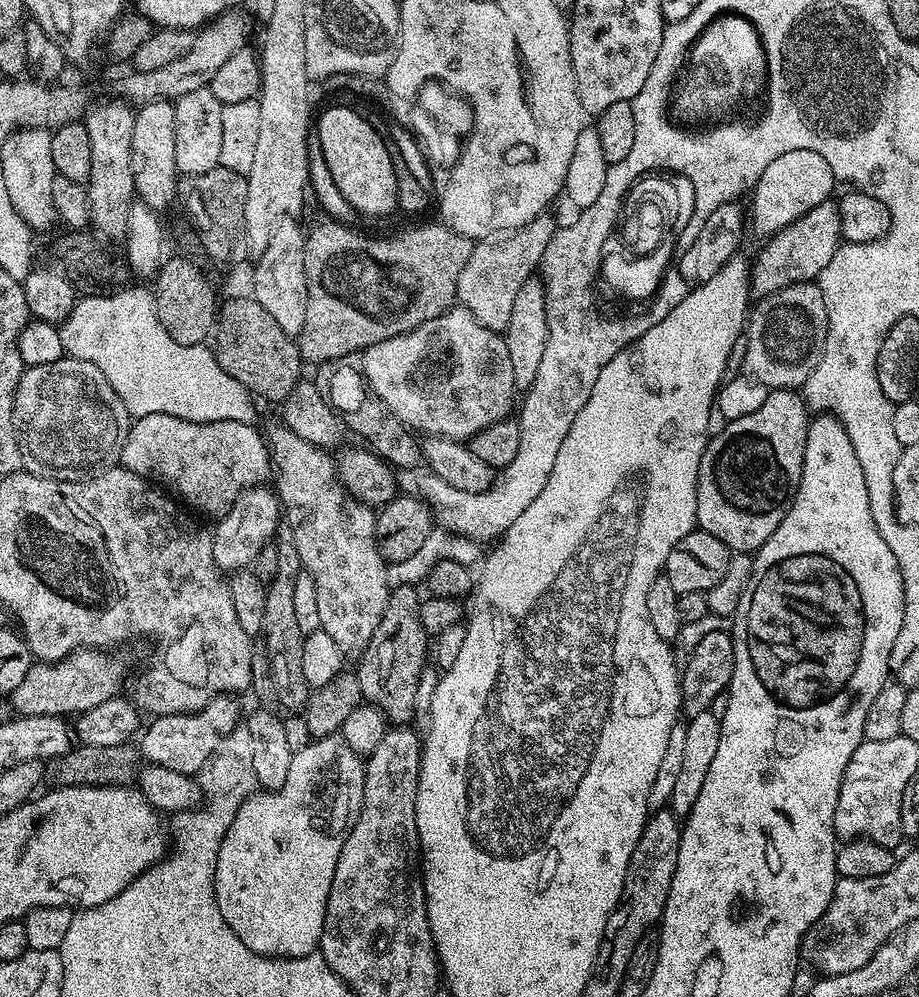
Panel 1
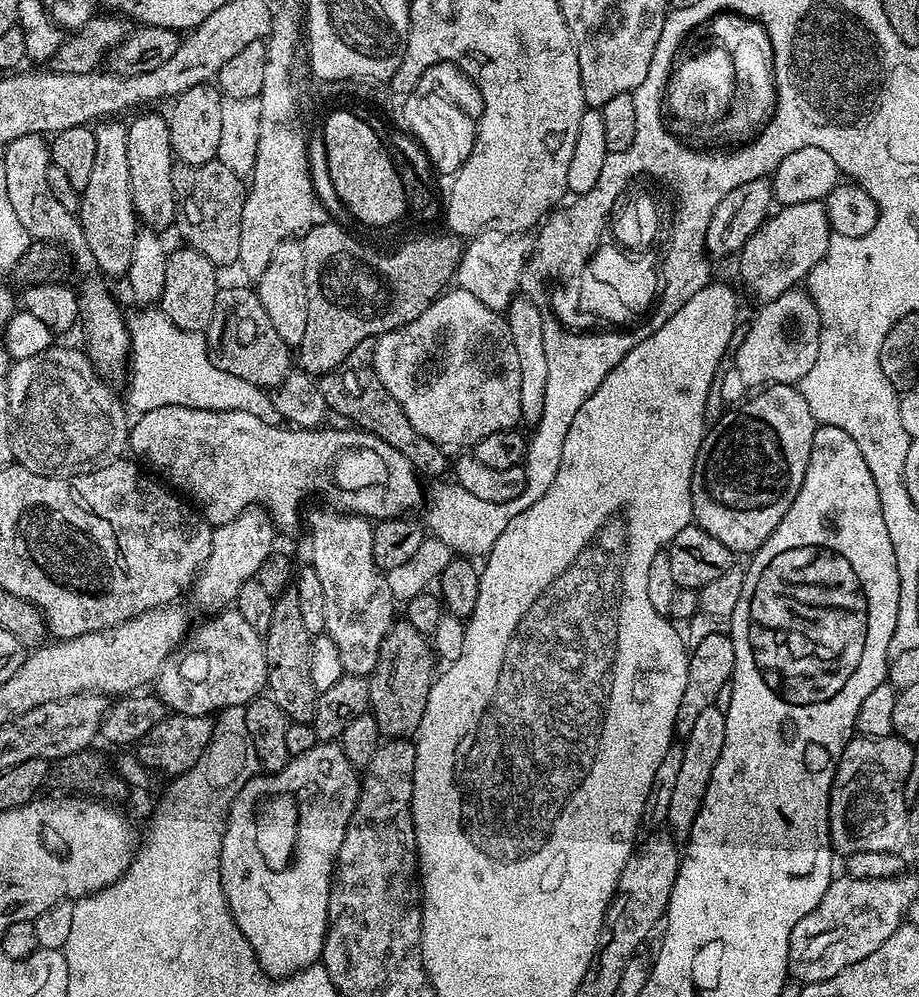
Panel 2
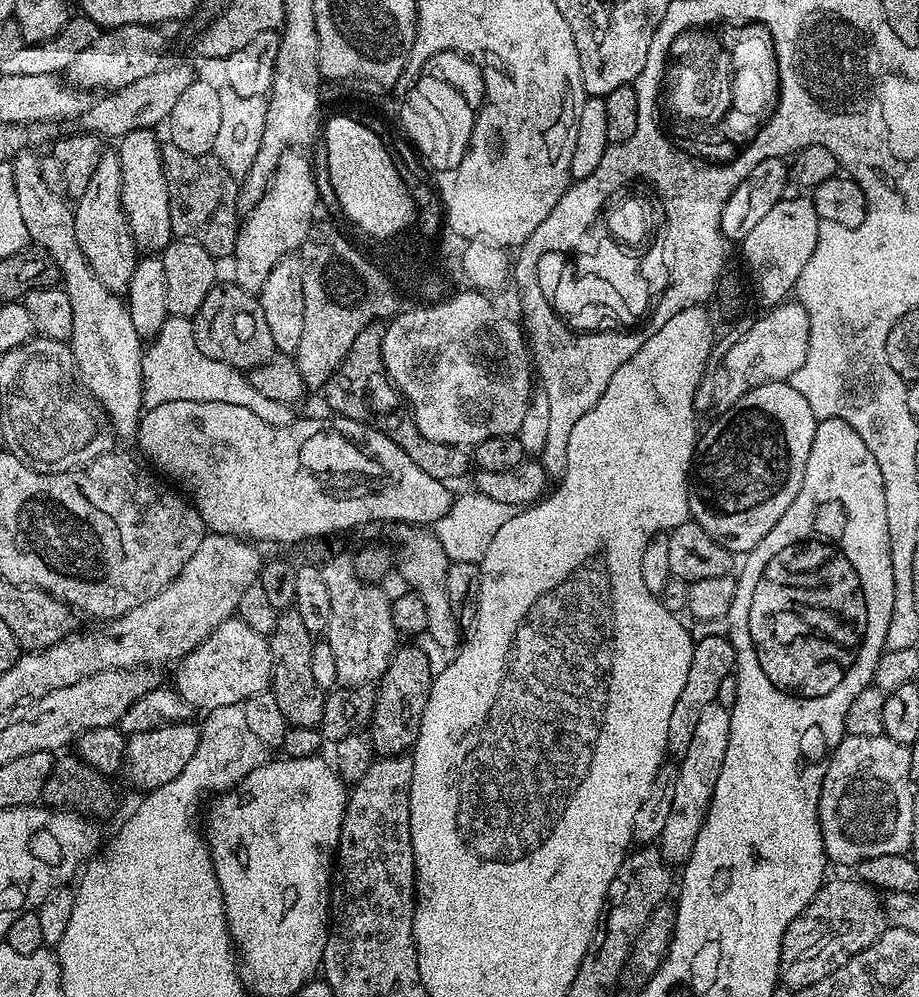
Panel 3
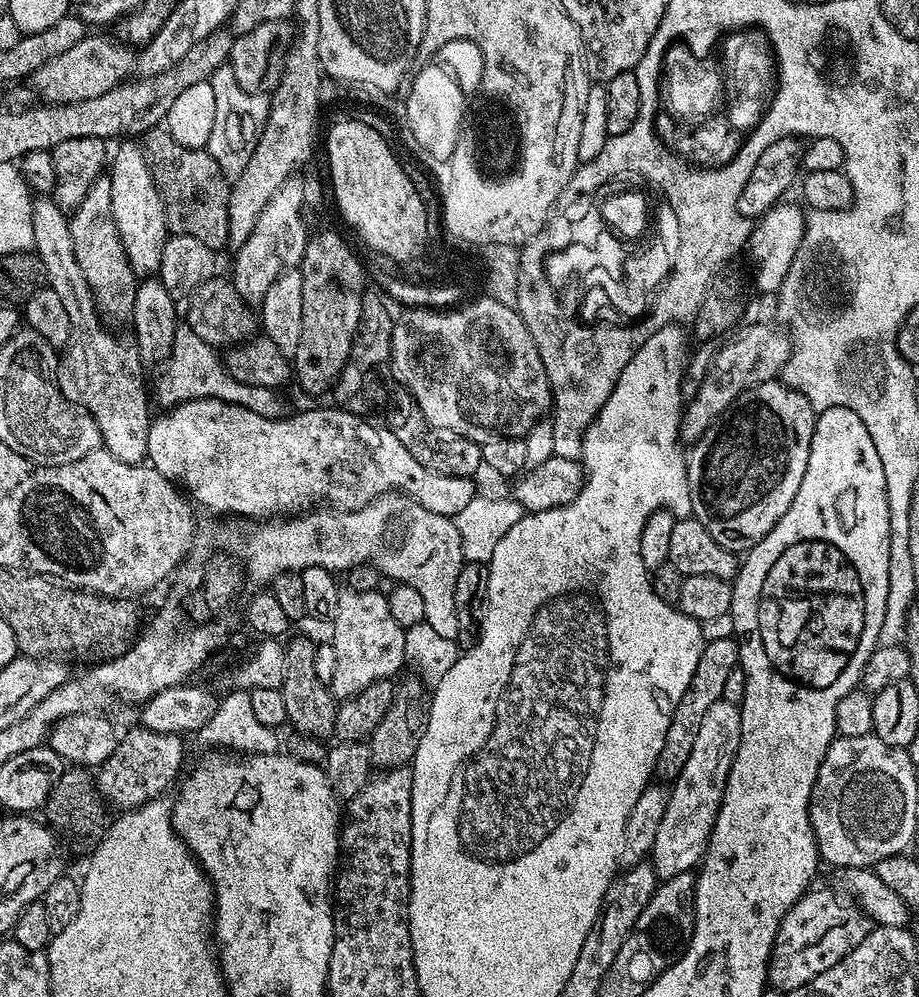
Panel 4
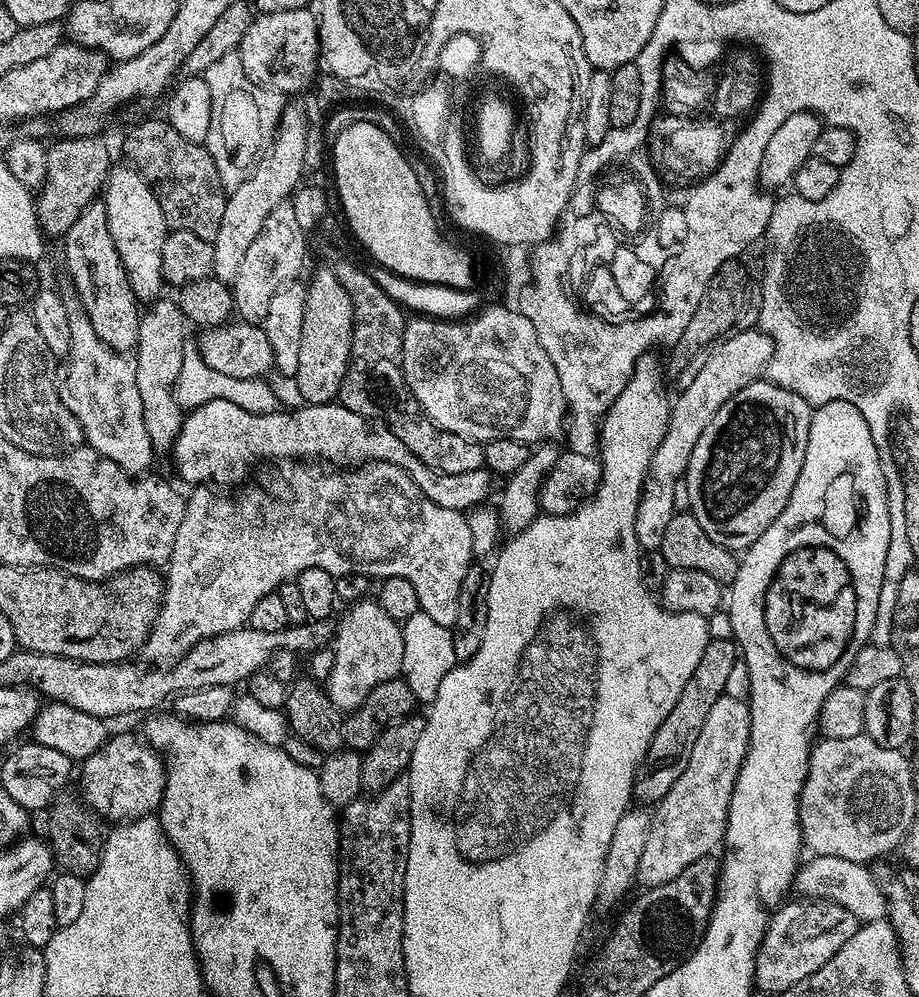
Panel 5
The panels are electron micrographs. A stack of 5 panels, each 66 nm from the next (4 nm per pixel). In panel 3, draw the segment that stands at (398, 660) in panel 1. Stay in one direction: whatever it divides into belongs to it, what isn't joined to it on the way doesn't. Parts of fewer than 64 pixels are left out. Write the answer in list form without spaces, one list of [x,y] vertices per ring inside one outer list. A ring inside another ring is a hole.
[[[408,642],[405,646],[397,647],[392,656],[390,666],[380,675],[378,687],[376,688],[376,705],[372,711],[370,721],[370,735],[372,738],[372,750],[377,757],[402,756],[411,753],[416,746],[416,739],[422,726],[422,714],[426,710],[426,702],[430,698],[430,690],[434,679],[434,667],[432,660],[420,648],[415,648],[415,643]]]

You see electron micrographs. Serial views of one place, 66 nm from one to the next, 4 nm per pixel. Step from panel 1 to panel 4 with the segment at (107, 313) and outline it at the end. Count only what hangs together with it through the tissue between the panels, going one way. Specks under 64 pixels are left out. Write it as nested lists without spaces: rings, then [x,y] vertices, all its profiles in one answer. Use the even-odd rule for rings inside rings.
[[[187,322],[181,323],[174,334],[172,355],[163,361],[160,377],[156,380],[156,396],[154,398],[164,404],[175,406],[187,400],[225,400],[231,404],[240,404],[246,410],[254,410],[254,414],[262,414],[262,418],[278,420],[285,415],[286,408],[280,401],[281,393],[274,388],[262,386],[246,386],[238,382],[238,378],[230,375],[224,366],[223,359],[218,355],[217,349],[202,342],[194,330],[190,330]]]

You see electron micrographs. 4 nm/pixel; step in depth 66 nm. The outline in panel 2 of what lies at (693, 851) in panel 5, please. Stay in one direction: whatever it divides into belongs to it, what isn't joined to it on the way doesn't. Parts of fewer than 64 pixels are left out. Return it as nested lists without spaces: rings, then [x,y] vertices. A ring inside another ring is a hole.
[[[718,706],[702,710],[694,722],[694,730],[683,737],[682,766],[678,769],[678,779],[670,794],[670,810],[666,821],[667,827],[677,837],[687,837],[694,826],[694,818],[698,818],[698,810],[702,810],[702,798],[706,798],[706,786],[710,786],[714,765],[718,763],[718,754],[722,754],[722,746],[726,743],[726,718],[724,711]]]

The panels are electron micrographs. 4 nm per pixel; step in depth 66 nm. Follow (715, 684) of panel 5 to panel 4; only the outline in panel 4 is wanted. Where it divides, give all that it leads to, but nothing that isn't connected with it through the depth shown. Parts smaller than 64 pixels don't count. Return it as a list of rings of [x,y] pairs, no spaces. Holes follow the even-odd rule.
[[[729,638],[705,643],[702,654],[698,658],[698,666],[694,670],[694,678],[690,678],[690,686],[686,686],[686,694],[682,694],[682,698],[670,718],[670,730],[666,730],[666,742],[662,746],[662,754],[658,754],[656,759],[655,775],[668,780],[664,782],[675,781],[682,766],[686,766],[686,758],[690,758],[690,750],[694,750],[694,741],[698,738],[698,726],[702,726],[702,714],[706,714],[706,710],[710,710],[710,706],[714,706],[714,702],[718,702],[723,697],[726,678],[729,676],[730,670],[738,667],[739,663],[740,648],[736,645],[735,639]]]

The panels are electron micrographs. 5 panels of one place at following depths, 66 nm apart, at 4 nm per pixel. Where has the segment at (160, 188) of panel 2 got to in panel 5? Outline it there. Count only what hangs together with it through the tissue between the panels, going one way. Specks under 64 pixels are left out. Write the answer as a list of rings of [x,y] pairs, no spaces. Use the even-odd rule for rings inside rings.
[[[131,166],[124,168],[109,167],[108,179],[104,182],[102,199],[106,206],[106,222],[110,226],[110,238],[114,238],[114,250],[122,258],[126,278],[134,290],[137,301],[151,302],[161,295],[160,288],[165,287],[162,274],[162,242],[166,242],[170,231],[162,206],[154,198],[154,190]]]

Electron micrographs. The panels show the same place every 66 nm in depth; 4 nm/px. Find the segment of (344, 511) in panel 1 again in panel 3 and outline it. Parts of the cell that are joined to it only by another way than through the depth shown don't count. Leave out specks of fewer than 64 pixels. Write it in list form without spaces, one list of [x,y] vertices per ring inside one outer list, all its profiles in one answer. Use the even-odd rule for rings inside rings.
[[[332,556],[319,565],[322,579],[330,590],[330,618],[326,639],[334,650],[334,663],[338,669],[337,685],[341,688],[363,688],[379,681],[380,675],[390,666],[398,647],[398,633],[390,618],[392,601],[380,584],[362,582],[354,572],[353,557]]]

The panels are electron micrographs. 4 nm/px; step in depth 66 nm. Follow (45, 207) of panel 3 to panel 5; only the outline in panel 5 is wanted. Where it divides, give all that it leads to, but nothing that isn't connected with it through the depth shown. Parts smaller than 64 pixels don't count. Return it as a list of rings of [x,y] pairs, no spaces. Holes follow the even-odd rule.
[[[64,282],[64,285],[59,285],[58,291],[70,321],[70,350],[56,365],[58,398],[62,406],[66,406],[66,410],[70,410],[74,418],[78,418],[87,447],[98,450],[98,454],[113,460],[129,476],[139,477],[151,469],[148,467],[152,464],[154,449],[150,442],[150,434],[146,434],[146,422],[142,418],[142,397],[138,395],[135,359],[131,355],[115,352],[110,346],[106,346],[106,342],[98,338],[98,334],[94,334],[94,326],[90,326],[86,310],[71,283]]]

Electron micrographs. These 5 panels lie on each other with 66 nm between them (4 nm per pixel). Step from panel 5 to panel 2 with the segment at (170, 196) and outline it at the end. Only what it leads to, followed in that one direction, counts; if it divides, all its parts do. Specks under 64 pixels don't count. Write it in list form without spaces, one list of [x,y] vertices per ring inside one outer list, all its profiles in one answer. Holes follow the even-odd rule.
[[[218,159],[205,164],[177,163],[172,170],[174,194],[176,195],[175,231],[184,235],[183,243],[198,250],[217,269],[233,267],[238,258],[238,245],[242,234],[242,206],[246,184],[241,176],[234,174]]]

